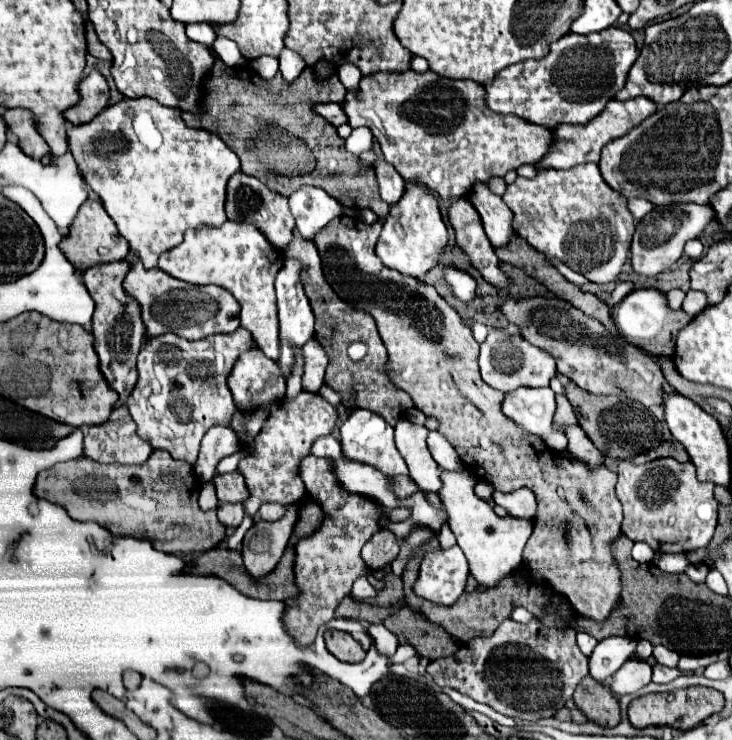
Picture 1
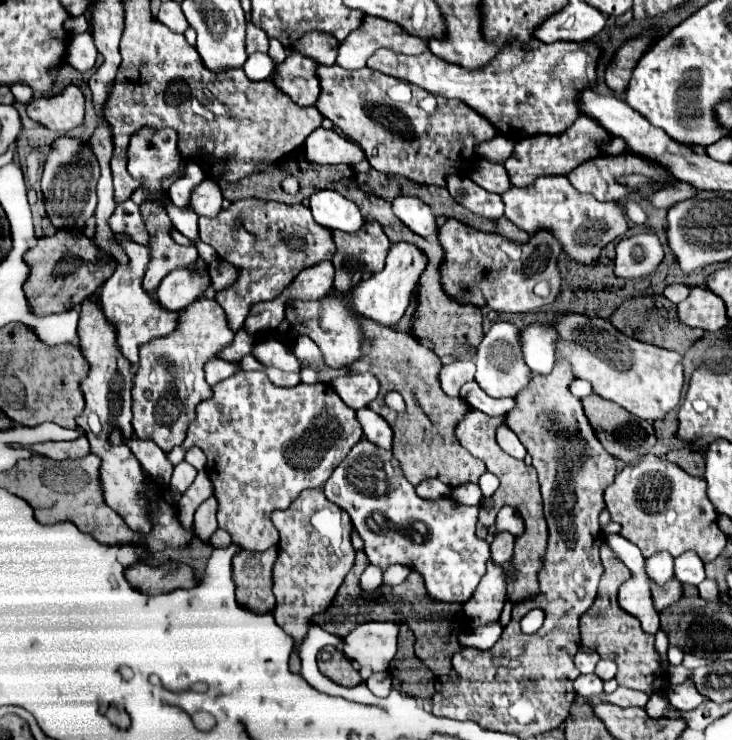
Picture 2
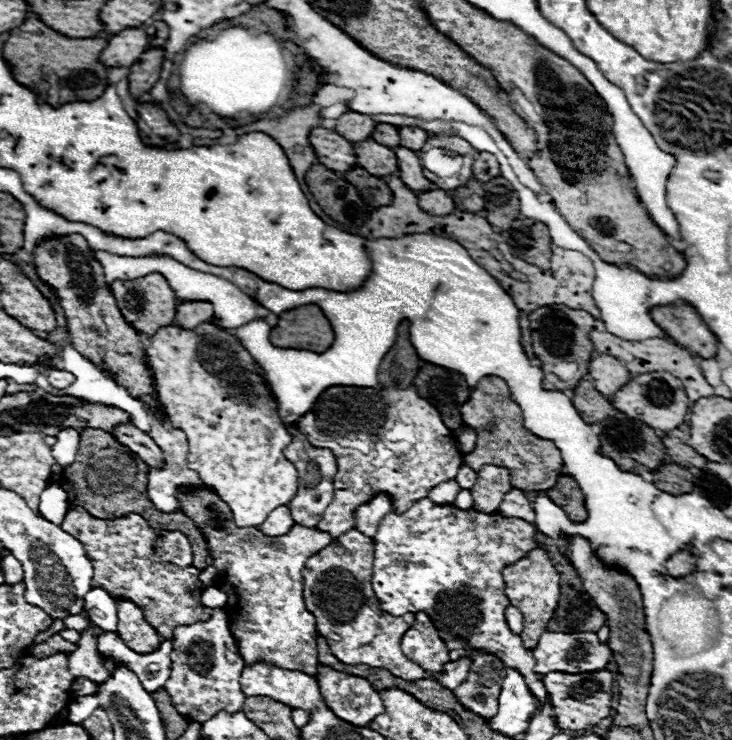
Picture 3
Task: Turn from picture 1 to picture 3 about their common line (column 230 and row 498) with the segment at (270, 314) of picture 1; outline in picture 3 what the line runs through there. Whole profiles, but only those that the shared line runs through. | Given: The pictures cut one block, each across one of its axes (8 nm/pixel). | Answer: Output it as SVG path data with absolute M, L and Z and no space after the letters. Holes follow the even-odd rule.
M202 322L192 330L180 326L162 326L154 336L148 338L148 342L146 354L156 376L158 398L164 404L170 422L186 434L190 444L188 466L206 486L214 488L218 496L228 502L234 522L240 528L256 528L272 510L278 506L288 506L298 492L298 470L284 458L284 448L290 444L290 434L278 418L276 398L268 394L262 378L256 374L250 352L230 332L210 322Z

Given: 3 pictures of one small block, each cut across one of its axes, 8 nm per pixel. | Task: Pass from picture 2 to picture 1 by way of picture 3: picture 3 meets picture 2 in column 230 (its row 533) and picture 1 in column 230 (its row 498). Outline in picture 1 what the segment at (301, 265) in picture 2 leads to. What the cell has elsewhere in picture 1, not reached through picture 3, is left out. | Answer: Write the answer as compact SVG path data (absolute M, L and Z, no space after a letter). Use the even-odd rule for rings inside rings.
M236 172L228 180L228 188L226 188L226 216L232 222L254 224L266 236L266 240L272 244L272 248L276 248L278 252L282 252L290 244L290 240L294 236L294 230L296 230L296 222L294 222L294 216L290 212L288 198L268 190L266 184L262 184L258 178L246 176L242 172Z

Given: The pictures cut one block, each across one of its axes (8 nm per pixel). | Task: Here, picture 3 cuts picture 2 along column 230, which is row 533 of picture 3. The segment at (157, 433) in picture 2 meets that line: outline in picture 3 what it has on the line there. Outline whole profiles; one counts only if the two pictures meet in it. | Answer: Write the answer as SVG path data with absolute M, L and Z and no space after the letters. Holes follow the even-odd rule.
M330 386L318 396L314 408L310 412L306 412L296 422L296 426L306 434L306 438L314 446L322 446L322 448L328 446L338 458L338 474L334 476L334 498L328 504L326 512L322 514L322 520L318 524L318 530L324 530L324 532L332 534L332 538L344 534L344 530L354 528L352 510L356 510L356 506L360 506L360 502L366 502L368 498L374 498L378 492L392 494L392 498L394 498L392 510L404 512L414 500L424 498L432 486L454 478L458 474L460 466L462 466L462 454L456 450L456 446L452 442L452 438L454 438L452 430L444 426L444 422L440 418L440 412L430 402L420 398L418 392L412 386L406 388L406 390L398 390L398 388L376 390L376 388L360 388L360 386ZM306 418L316 418L316 426L322 432L330 434L330 436L346 434L346 432L370 434L370 436L374 436L376 446L368 454L364 454L364 452L360 452L356 448L342 448L336 442L316 440L310 434L306 434Z

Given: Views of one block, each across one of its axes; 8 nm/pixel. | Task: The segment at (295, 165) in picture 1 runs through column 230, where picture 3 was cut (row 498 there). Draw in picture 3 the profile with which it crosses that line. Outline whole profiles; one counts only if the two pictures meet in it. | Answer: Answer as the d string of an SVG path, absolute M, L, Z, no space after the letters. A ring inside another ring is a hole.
M82 430L80 432L80 454L76 456L76 462L72 466L68 466L68 470L64 470L60 482L58 482L66 494L68 494L68 504L70 506L82 506L86 508L92 516L96 518L120 518L126 516L130 512L136 512L140 516L144 516L148 520L148 524L152 528L164 528L164 530L180 530L192 544L194 550L194 566L204 570L206 558L208 558L208 550L206 550L206 540L202 536L202 532L198 530L198 526L182 512L162 512L158 510L148 494L146 494L146 486L148 486L148 464L144 464L142 458L138 458L138 454L132 454L132 450L120 446L120 442L102 430Z

